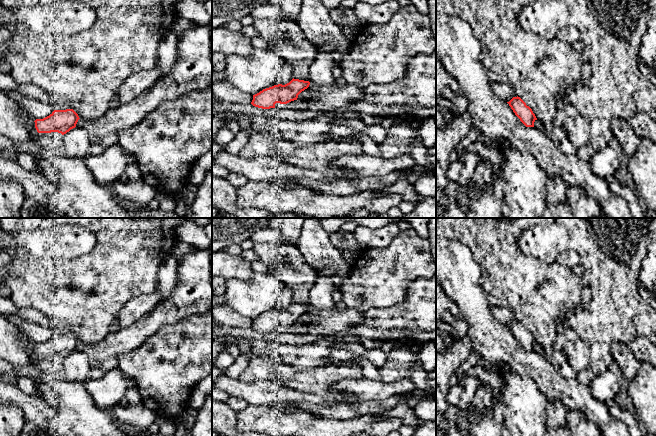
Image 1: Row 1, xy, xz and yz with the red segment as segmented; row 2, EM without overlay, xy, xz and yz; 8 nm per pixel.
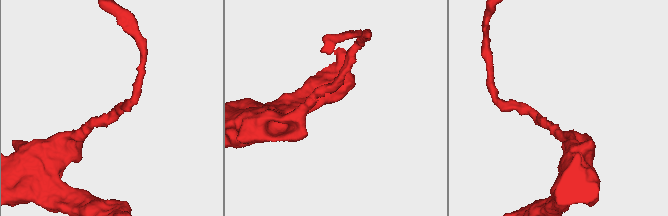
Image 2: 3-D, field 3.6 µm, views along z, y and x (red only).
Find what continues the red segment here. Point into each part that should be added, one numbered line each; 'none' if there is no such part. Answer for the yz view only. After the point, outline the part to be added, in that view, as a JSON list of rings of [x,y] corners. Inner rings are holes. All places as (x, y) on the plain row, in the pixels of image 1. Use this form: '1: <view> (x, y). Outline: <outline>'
none

